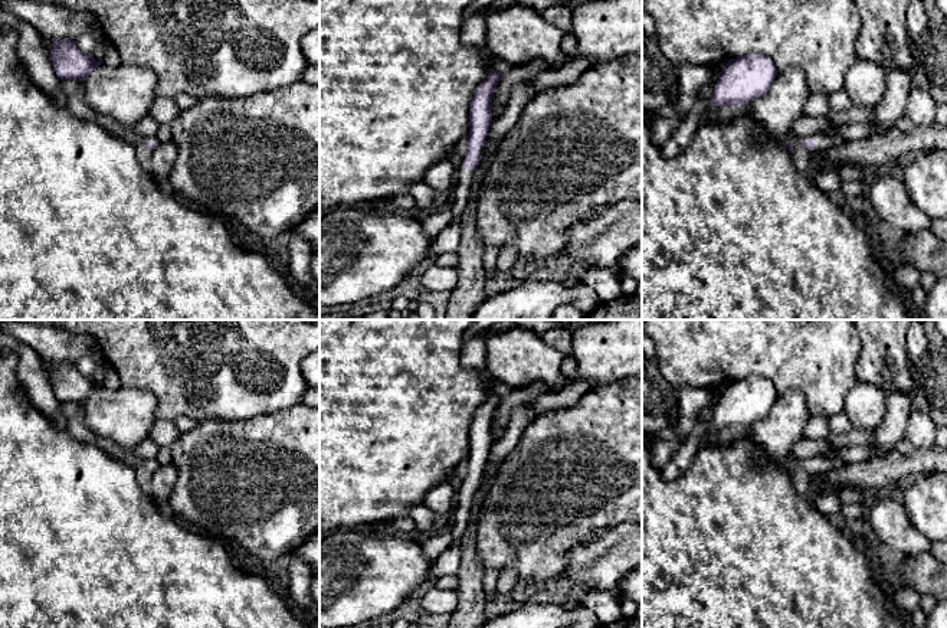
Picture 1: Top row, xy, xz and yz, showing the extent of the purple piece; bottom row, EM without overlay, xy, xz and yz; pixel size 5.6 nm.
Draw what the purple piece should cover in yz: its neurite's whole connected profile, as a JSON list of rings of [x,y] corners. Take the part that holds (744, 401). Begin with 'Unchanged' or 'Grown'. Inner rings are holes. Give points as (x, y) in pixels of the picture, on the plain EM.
Grown. [[[748,376],[730,382],[714,411],[714,439],[720,445],[728,445],[737,431],[764,418],[777,398],[774,385],[764,377]]]

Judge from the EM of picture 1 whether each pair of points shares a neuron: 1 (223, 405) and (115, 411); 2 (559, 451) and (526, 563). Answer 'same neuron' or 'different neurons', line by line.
1: different neurons
2: same neuron

